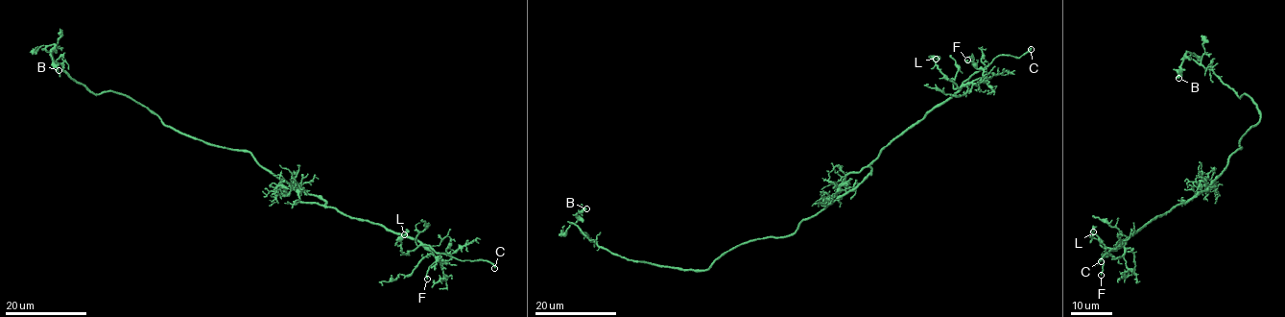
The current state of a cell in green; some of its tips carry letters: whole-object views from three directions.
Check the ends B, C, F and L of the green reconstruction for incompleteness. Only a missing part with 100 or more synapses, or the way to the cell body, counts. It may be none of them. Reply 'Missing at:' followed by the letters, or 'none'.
Missing at: C

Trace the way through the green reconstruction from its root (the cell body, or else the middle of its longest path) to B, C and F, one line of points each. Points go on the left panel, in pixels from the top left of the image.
B: (252, 157), (178, 132), (128, 96), (90, 93), (56, 61), (46, 49), (50, 45), (52, 63), (59, 70)
C: (252, 157), (263, 167), (316, 195), (327, 207), (415, 238), (438, 253), (462, 260), (486, 259), (494, 268)
F: (252, 157), (263, 167), (316, 195), (327, 207), (415, 238), (444, 262), (436, 260), (428, 268), (427, 279)

